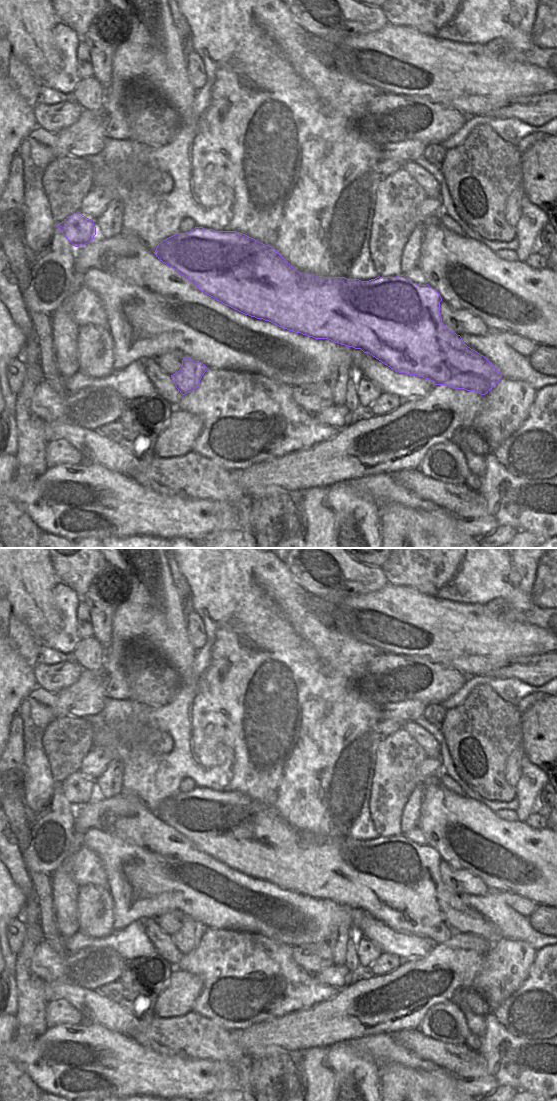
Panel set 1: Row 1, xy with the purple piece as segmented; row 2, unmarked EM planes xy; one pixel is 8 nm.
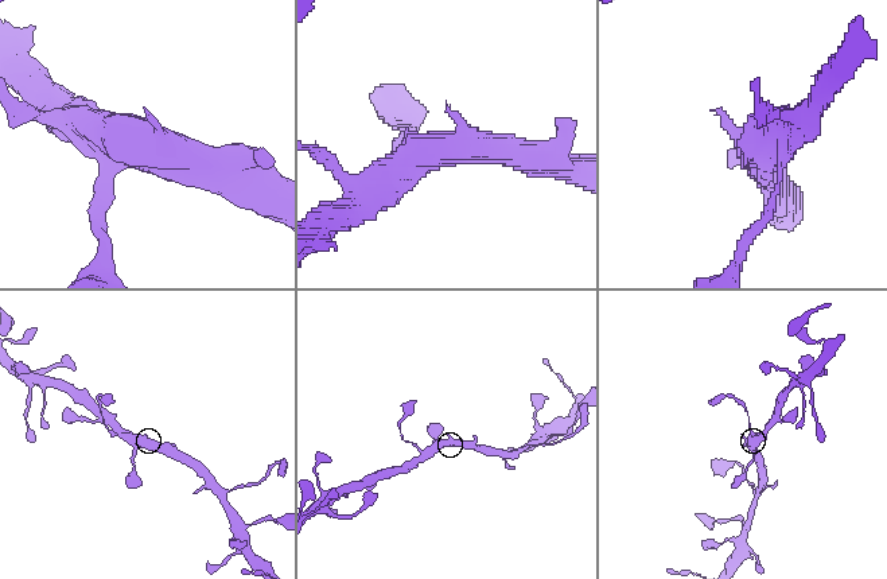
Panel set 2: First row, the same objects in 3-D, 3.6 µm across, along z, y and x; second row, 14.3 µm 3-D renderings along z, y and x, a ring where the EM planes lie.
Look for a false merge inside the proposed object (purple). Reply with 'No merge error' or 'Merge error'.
Merge error.

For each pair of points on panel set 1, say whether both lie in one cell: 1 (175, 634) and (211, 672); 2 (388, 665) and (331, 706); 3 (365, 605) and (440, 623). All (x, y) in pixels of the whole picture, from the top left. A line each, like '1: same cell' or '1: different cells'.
1: different cells
2: different cells
3: same cell

